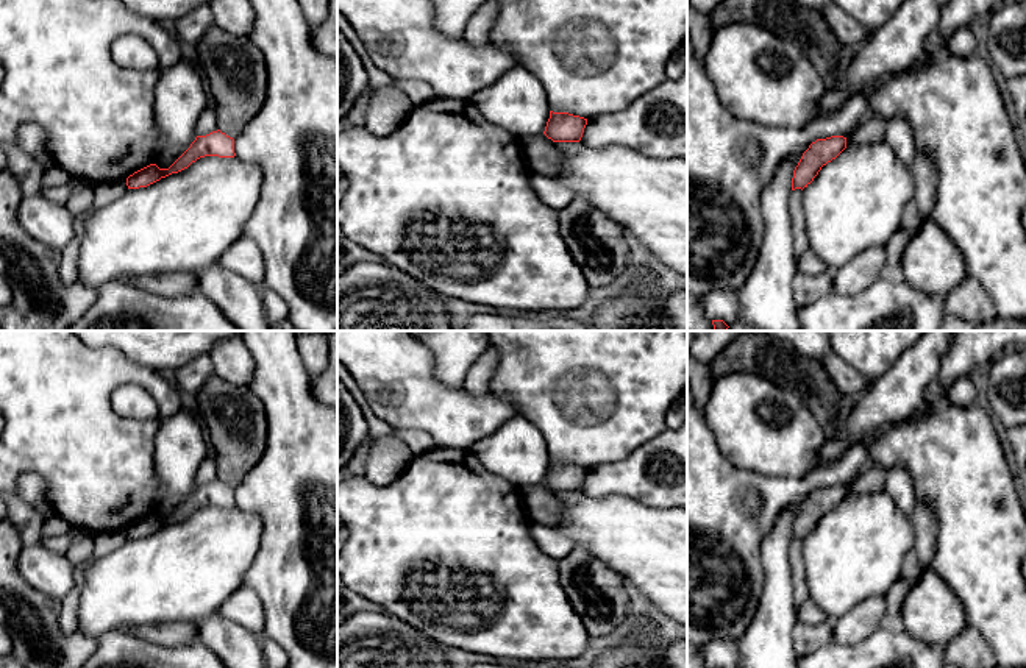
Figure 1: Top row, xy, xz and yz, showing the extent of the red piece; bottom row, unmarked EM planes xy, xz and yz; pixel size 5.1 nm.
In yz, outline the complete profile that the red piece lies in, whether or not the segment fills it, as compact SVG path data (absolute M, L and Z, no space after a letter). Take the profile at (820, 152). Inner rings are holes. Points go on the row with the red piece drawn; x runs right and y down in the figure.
M865 115L848 137L831 136L812 142L793 170L792 190L807 187L821 167L835 159L846 147L882 142L885 125L882 117Z

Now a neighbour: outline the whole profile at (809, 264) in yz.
M809 248L798 259L796 270L807 276L817 276L828 272L828 265Z

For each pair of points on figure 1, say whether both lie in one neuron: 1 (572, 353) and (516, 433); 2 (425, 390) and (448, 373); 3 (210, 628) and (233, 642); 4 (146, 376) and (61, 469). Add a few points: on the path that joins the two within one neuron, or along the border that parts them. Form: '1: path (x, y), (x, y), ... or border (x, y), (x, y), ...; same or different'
1: border (522, 414), (542, 433), (547, 447); different
2: border (428, 347), (434, 376), (447, 386), (463, 387); different
3: path (216, 632), (227, 639); same
4: path (116, 376), (72, 420), (72, 439); same

